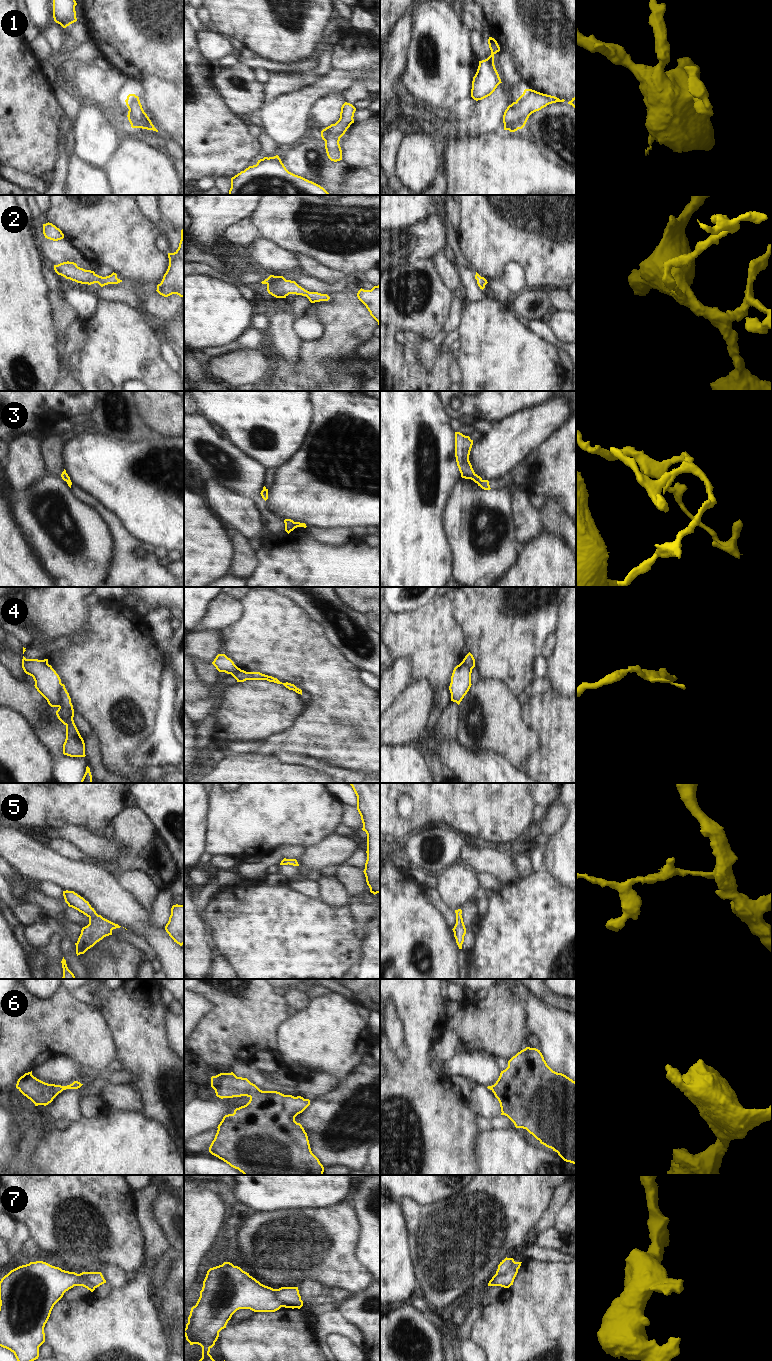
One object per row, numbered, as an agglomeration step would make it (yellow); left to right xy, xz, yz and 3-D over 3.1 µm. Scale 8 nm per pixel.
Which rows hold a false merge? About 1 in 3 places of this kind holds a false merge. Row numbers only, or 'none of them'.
4, 7

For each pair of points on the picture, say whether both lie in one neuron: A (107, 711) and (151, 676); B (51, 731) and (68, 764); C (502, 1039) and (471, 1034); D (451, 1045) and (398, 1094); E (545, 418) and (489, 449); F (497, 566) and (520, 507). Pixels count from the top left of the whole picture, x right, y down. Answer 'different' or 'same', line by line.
A: same
B: different
C: same
D: different
E: same
F: different

